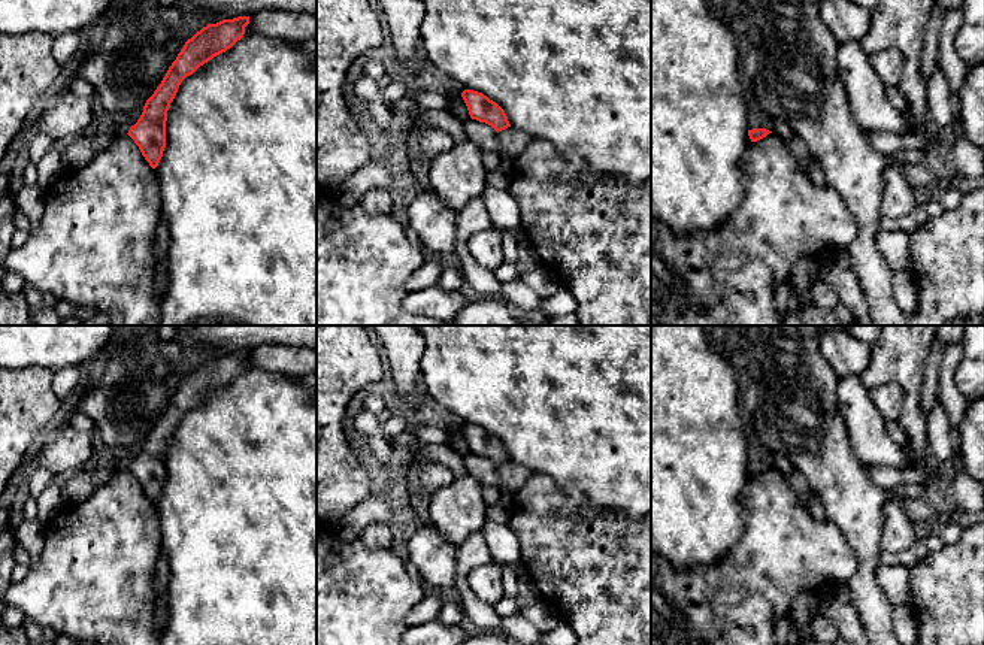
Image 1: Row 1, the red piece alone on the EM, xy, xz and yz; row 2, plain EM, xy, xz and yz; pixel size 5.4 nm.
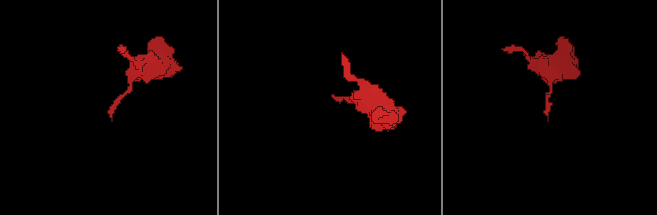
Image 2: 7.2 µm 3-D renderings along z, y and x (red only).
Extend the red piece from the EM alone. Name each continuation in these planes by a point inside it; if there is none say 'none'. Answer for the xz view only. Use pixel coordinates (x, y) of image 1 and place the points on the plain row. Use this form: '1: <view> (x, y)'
none

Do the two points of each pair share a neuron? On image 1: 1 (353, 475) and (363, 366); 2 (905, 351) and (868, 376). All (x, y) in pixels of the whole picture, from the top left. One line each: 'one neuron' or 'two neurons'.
1: one neuron
2: one neuron

